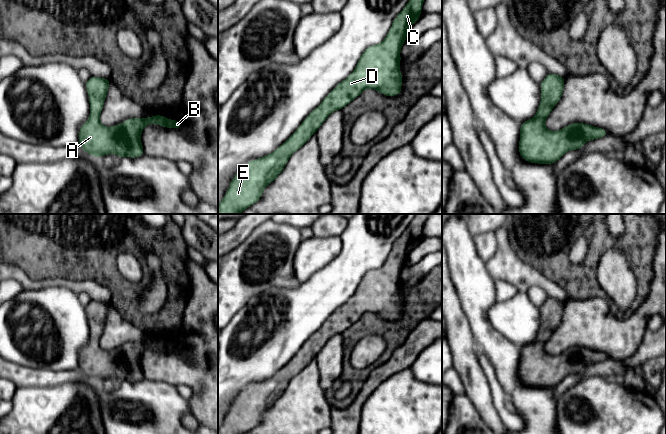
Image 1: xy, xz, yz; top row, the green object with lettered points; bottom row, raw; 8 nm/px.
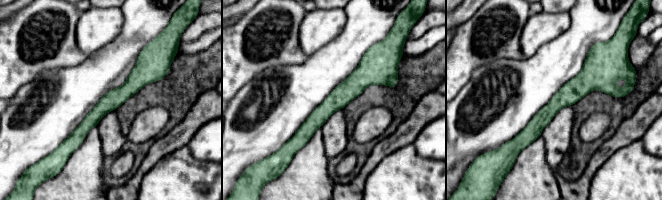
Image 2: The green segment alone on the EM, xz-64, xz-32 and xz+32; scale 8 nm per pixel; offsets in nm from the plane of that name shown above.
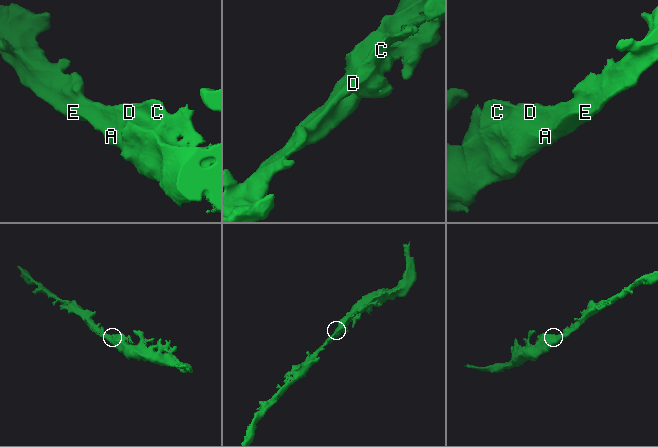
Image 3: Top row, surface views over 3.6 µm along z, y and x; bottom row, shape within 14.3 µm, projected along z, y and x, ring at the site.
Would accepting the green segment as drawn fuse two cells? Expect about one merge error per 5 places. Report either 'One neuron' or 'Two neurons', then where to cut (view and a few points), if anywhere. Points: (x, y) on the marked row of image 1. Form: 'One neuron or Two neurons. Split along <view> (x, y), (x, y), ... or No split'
One neuron. No split

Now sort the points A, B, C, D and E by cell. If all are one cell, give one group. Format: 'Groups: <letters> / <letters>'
Groups: A B C D E

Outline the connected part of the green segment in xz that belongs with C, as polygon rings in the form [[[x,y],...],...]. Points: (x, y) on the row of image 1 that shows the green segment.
[[[409,0],[393,20],[383,41],[364,50],[353,72],[332,89],[283,144],[272,153],[249,161],[236,172],[218,204],[218,214],[240,214],[258,202],[263,190],[280,175],[291,155],[309,141],[332,112],[342,110],[365,89],[374,89],[388,97],[401,93],[400,50],[410,27],[422,14],[423,3],[424,0]]]

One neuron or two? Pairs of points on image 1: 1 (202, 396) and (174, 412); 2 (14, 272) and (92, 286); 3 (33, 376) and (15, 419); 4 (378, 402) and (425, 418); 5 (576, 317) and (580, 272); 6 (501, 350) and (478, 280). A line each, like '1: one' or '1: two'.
1: two
2: one
3: two
4: one
5: two
6: one

